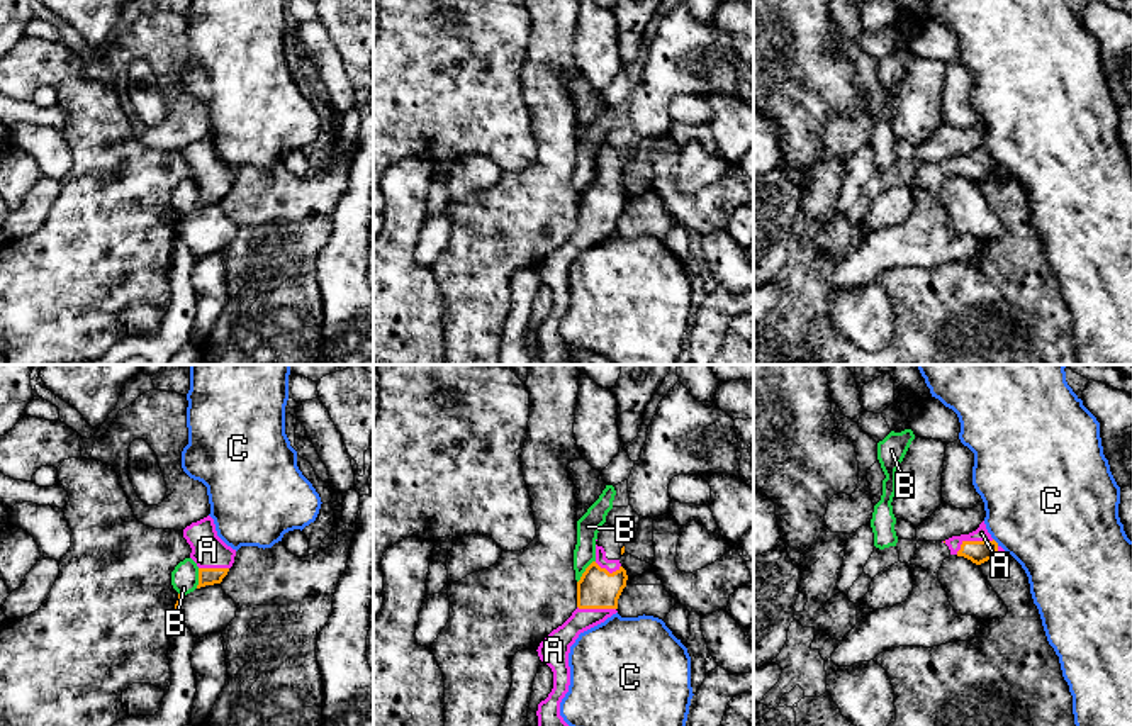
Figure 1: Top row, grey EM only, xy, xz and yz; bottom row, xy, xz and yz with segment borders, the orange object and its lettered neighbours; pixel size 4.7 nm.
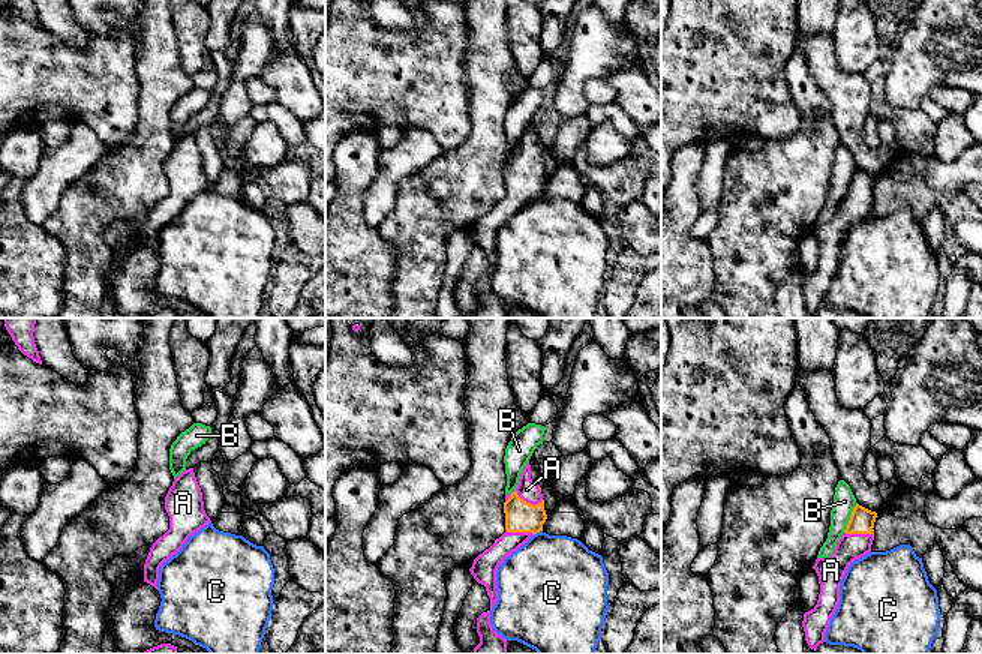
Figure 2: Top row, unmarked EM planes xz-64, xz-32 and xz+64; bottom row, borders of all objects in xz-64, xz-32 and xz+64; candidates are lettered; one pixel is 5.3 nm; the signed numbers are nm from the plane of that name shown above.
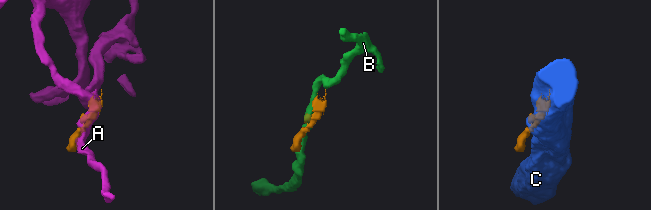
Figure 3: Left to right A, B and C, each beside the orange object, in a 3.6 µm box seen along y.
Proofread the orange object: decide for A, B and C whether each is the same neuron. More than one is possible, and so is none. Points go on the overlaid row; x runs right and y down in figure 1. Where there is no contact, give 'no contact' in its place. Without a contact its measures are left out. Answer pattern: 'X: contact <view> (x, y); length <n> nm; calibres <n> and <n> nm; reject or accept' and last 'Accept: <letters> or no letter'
A: contact yz (973, 541); length 200 nm; calibres 110 and 70 nm; accept
B: contact xz (584, 572); length 140 nm; calibres 190 and 110 nm; reject
C: contact yz (995, 541); length 50 nm; calibres 110 and 480 nm; reject
Accept: A

